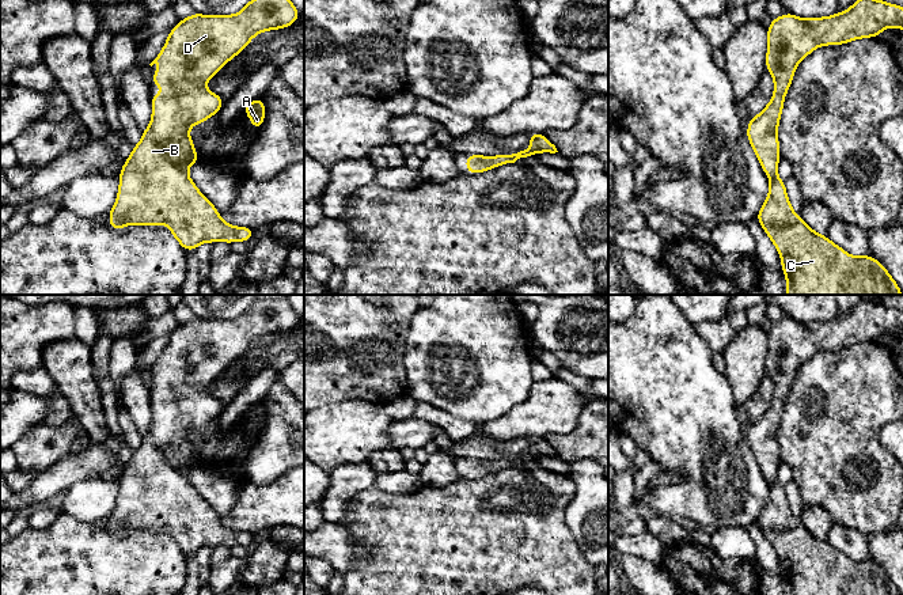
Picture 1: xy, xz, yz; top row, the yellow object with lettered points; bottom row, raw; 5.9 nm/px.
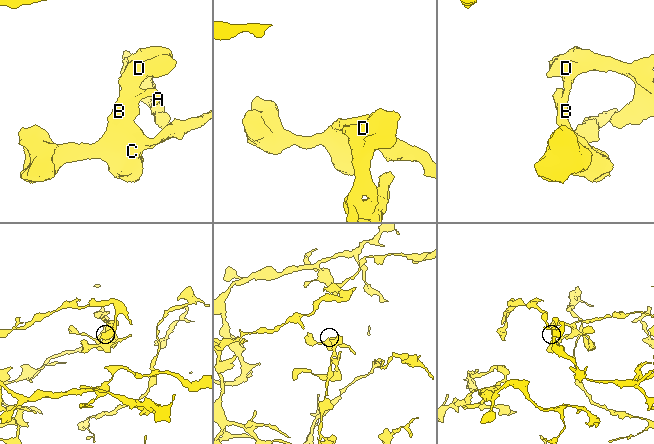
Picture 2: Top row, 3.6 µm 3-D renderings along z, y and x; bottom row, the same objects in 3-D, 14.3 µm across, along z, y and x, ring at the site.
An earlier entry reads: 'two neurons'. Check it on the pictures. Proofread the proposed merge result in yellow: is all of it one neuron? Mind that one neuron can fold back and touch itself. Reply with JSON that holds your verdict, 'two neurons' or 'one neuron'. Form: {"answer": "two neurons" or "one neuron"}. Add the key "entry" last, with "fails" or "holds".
{"answer": "one neuron", "entry": "fails"}

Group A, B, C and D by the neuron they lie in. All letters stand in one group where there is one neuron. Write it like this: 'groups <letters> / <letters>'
groups A B C D

